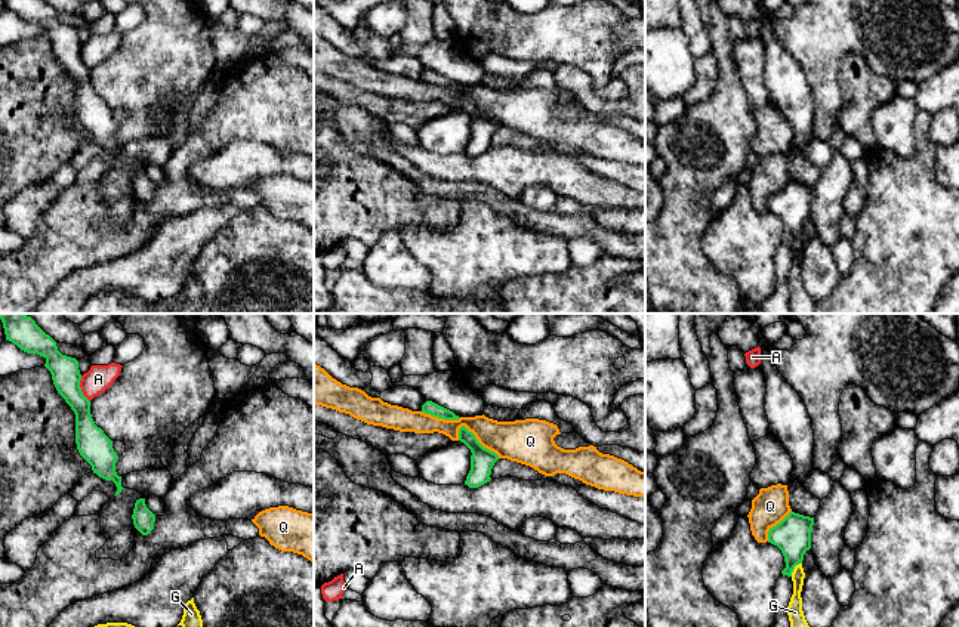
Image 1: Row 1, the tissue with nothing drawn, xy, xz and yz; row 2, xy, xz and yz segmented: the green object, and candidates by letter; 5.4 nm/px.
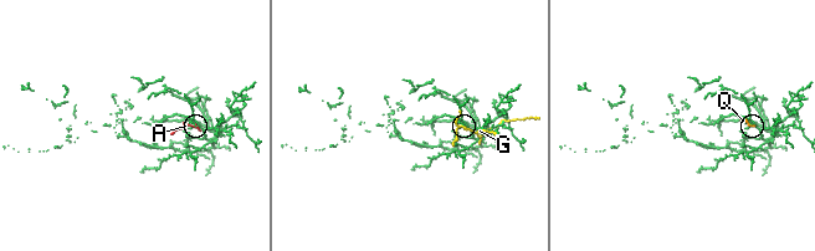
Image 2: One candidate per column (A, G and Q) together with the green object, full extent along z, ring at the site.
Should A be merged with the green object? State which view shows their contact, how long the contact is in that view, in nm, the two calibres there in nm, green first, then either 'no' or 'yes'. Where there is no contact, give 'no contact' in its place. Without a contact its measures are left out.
xy | 150 nm | 160/150 nm | no

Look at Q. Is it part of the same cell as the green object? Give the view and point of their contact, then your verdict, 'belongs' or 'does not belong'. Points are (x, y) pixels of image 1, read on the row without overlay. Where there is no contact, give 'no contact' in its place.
xz (477, 110) | does not belong

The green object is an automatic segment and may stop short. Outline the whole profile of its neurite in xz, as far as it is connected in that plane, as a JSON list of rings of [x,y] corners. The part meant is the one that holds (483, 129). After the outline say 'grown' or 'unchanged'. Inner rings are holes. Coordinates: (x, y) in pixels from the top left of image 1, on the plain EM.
[[[465,95],[459,98],[459,109],[463,111],[472,121],[471,124],[471,139],[466,145],[465,154],[469,157],[478,157],[487,152],[491,146],[491,138],[499,129],[499,124],[487,117],[484,117],[475,104],[469,101]]]; unchanged

